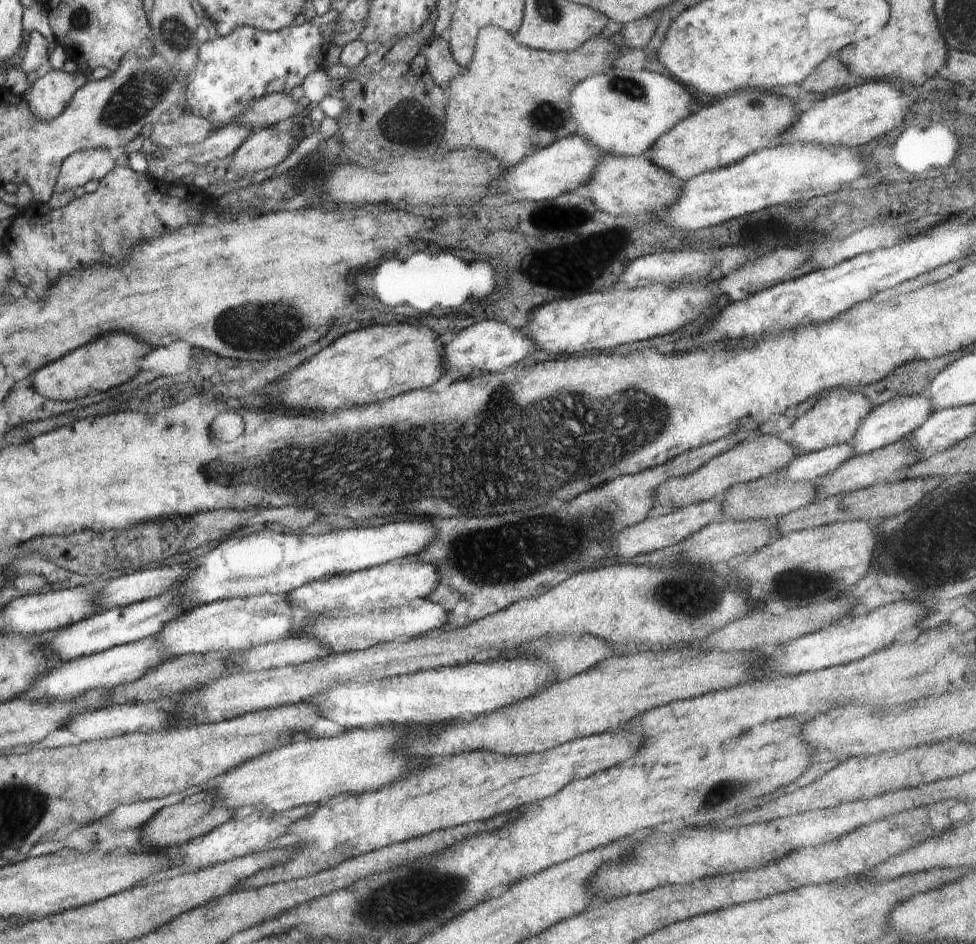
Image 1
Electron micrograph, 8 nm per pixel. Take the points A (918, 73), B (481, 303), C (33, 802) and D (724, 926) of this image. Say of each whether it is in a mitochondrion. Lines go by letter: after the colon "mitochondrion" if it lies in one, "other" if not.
A: other
B: other
C: mitochondrion
D: other

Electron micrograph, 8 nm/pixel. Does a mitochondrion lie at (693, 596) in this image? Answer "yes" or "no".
yes

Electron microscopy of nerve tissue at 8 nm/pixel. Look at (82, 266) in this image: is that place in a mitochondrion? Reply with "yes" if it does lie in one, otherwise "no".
no

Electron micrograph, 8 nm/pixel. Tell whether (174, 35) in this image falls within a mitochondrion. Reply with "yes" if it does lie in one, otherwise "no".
yes

